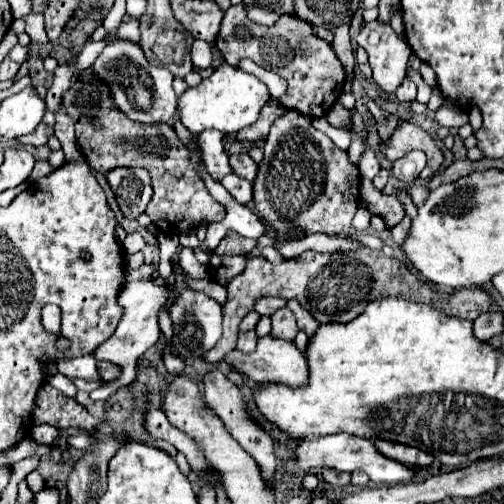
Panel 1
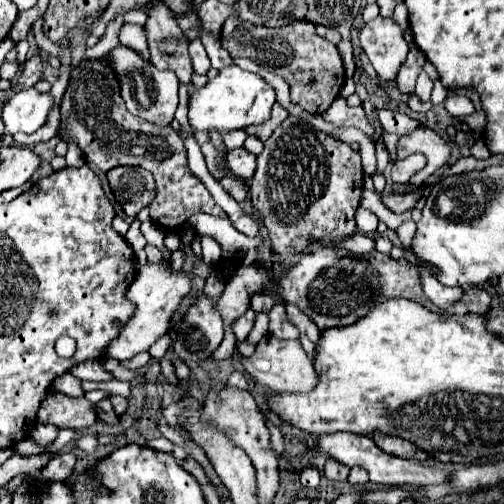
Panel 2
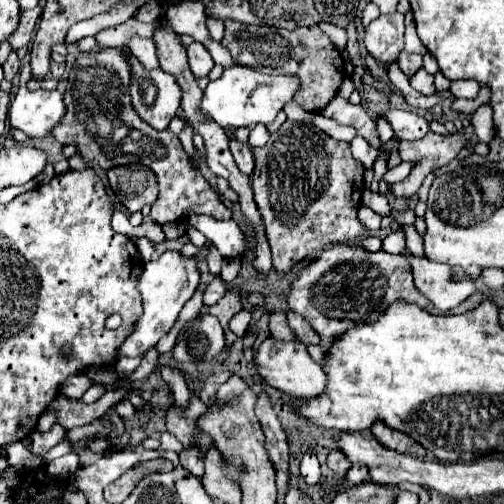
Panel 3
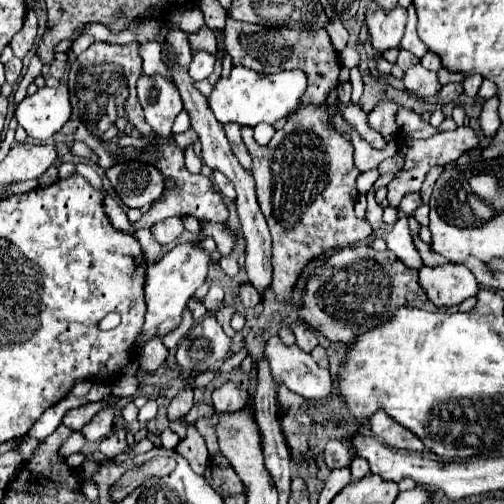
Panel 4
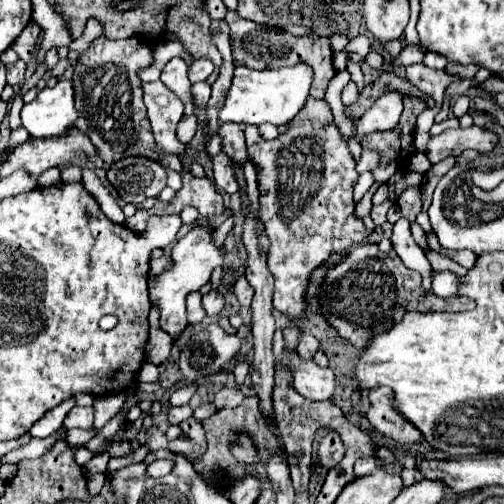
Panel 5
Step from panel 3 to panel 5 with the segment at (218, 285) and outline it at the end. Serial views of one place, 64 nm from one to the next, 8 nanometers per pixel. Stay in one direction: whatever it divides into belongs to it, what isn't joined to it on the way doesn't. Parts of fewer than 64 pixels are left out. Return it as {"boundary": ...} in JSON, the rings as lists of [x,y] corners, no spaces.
{"boundary":[[[210,290],[208,294],[202,296],[202,308],[206,310],[206,316],[218,318],[220,310],[224,308],[224,296],[218,290]]]}

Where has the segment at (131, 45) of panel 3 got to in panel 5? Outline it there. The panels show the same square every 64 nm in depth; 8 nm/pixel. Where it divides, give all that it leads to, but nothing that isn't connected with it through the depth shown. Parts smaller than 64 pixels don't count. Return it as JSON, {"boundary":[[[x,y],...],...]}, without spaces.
{"boundary":[[[172,58],[162,70],[160,79],[176,96],[184,100],[184,117],[194,114],[194,104],[192,104],[192,92],[190,92],[190,80],[188,80],[188,66],[180,58]]]}

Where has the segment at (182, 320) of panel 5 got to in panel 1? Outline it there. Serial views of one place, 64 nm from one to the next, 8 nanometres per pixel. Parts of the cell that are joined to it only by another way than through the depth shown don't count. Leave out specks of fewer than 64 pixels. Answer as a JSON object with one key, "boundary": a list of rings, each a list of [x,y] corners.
{"boundary":[[[138,280],[138,282],[128,282],[122,292],[120,292],[120,308],[122,308],[122,318],[116,326],[116,332],[104,342],[100,344],[100,348],[96,348],[94,358],[96,360],[104,360],[104,362],[112,362],[120,368],[120,374],[106,384],[104,388],[98,388],[96,392],[92,392],[92,400],[106,400],[110,398],[118,388],[128,386],[134,378],[136,378],[136,362],[138,358],[158,340],[160,336],[160,328],[158,328],[158,312],[162,310],[162,306],[170,306],[170,298],[174,296],[172,288],[156,286],[154,280]]]}

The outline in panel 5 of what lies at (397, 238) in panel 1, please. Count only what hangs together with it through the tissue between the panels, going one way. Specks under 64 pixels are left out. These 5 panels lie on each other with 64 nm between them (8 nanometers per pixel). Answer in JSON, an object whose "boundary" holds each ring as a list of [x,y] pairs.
{"boundary":[[[426,250],[426,258],[428,258],[428,262],[430,262],[430,266],[434,268],[434,270],[450,270],[450,272],[456,272],[458,276],[464,276],[466,274],[466,268],[464,266],[460,266],[460,264],[456,264],[454,260],[450,260],[448,256],[442,256],[442,254],[438,254],[438,252],[434,252],[434,250]]]}

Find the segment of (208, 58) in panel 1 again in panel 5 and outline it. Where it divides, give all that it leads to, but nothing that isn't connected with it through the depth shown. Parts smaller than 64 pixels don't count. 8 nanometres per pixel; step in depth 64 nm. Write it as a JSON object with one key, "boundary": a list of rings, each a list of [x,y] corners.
{"boundary":[[[200,58],[200,60],[192,62],[192,66],[188,70],[188,78],[190,78],[192,84],[194,82],[202,82],[212,74],[212,70],[214,70],[214,64],[208,58]]]}

